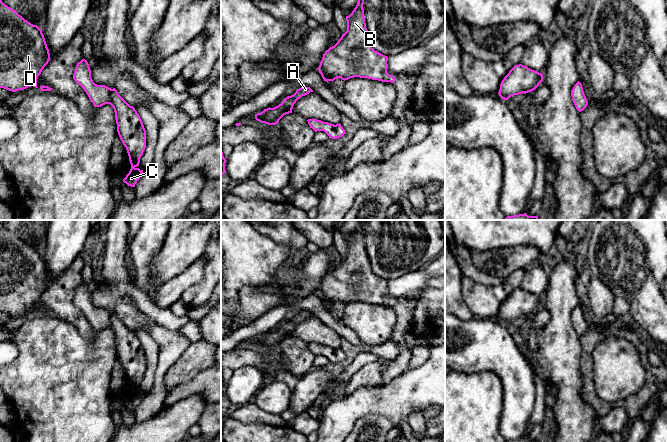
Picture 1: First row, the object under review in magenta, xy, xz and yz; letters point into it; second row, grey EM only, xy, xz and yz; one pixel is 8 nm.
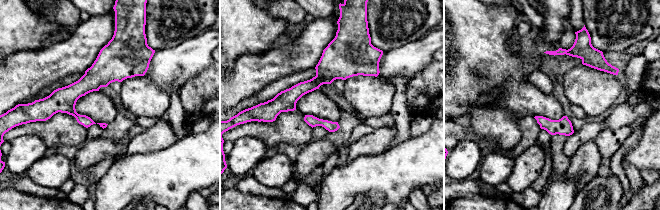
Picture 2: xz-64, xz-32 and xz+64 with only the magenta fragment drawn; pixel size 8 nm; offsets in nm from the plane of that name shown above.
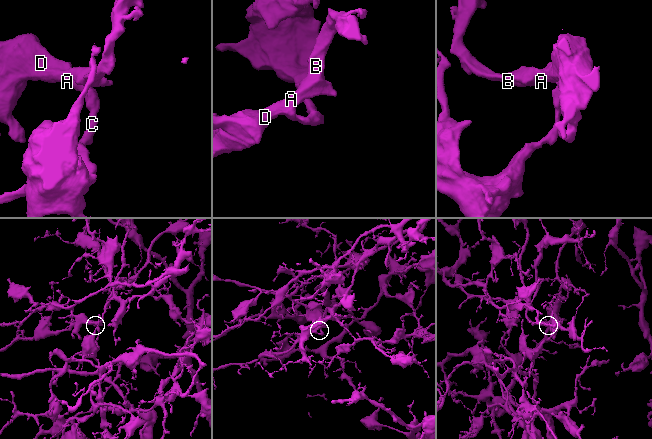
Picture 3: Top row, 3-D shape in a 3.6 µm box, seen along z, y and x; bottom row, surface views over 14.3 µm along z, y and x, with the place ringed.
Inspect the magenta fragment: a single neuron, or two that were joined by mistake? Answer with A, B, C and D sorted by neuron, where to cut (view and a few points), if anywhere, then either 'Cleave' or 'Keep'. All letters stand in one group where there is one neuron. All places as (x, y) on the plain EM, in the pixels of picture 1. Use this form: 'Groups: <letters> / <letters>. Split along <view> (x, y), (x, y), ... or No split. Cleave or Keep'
Groups: A B D / C. Split along xy (103, 309), (101, 322), (96, 330). Cleave

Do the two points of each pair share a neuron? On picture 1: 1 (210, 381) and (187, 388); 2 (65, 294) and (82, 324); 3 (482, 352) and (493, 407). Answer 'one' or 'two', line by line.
1: one
2: one
3: two

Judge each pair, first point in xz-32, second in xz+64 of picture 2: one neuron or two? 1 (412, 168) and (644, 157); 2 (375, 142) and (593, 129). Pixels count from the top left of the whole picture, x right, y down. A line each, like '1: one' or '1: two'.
1: one
2: two

